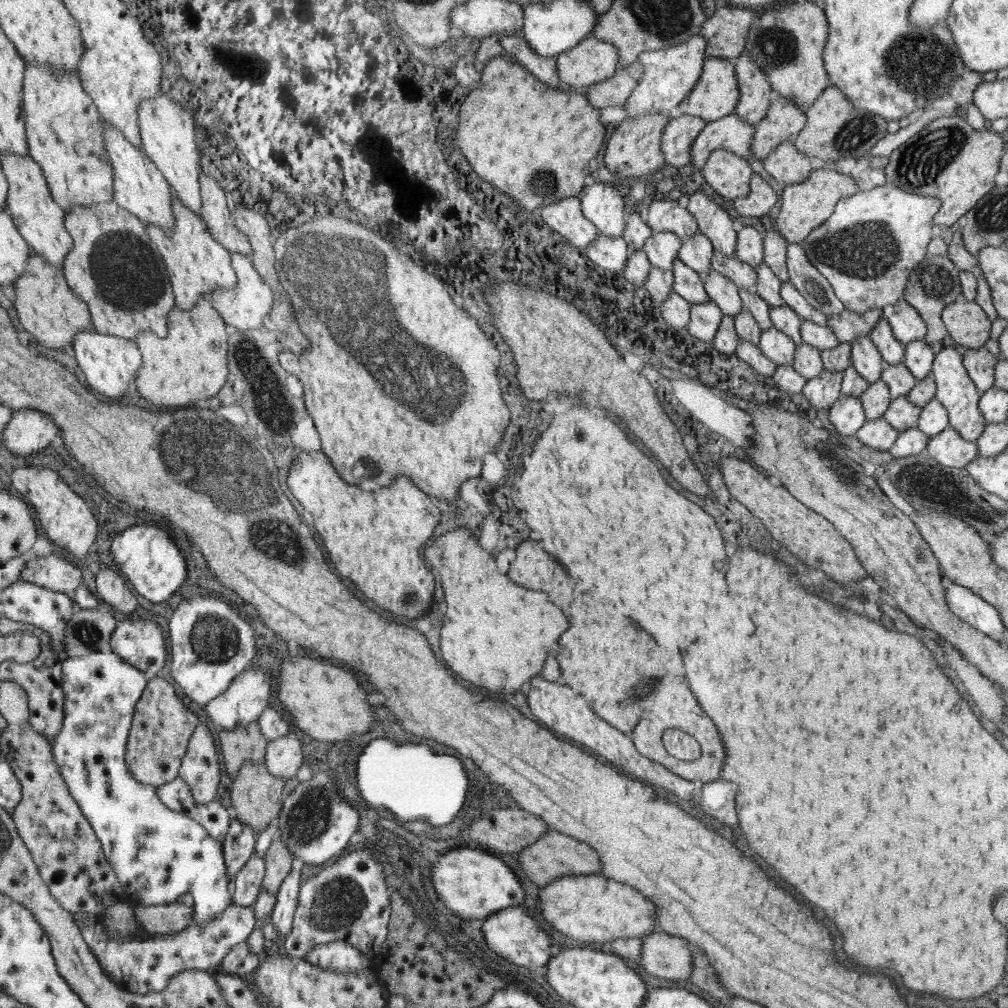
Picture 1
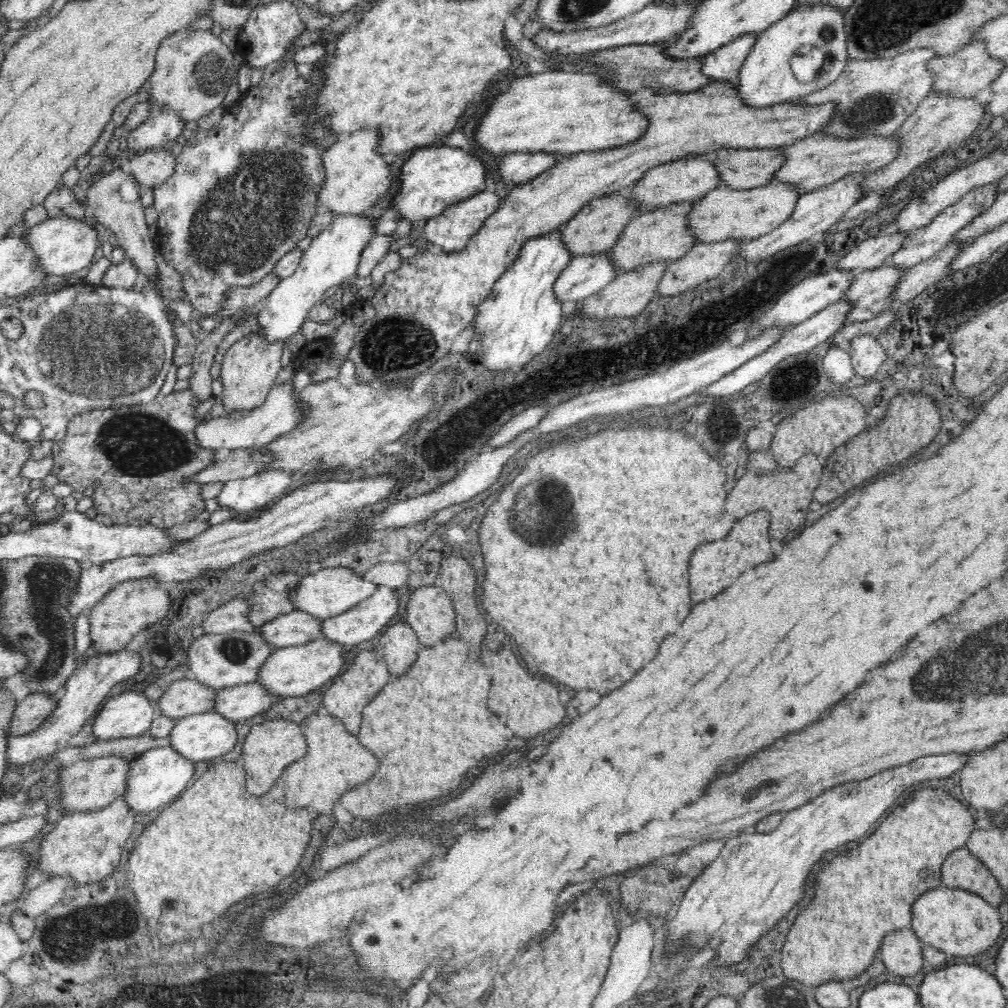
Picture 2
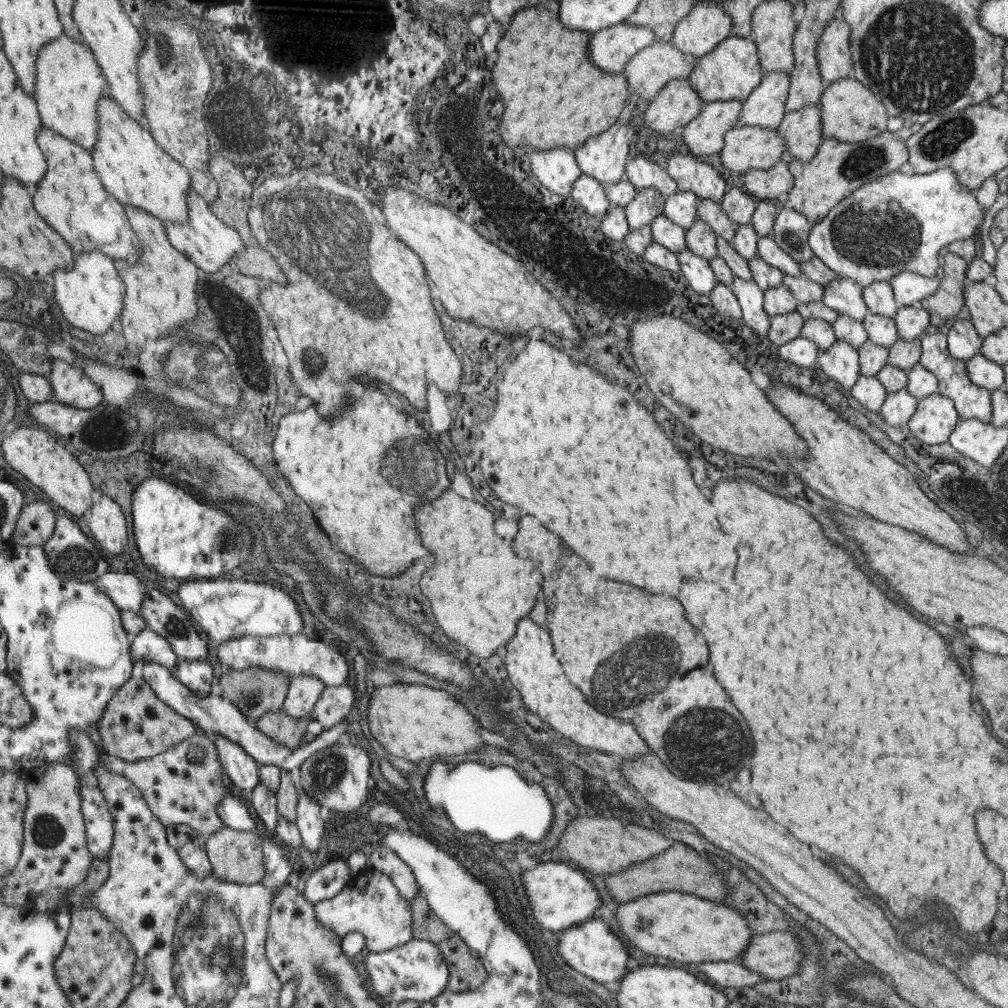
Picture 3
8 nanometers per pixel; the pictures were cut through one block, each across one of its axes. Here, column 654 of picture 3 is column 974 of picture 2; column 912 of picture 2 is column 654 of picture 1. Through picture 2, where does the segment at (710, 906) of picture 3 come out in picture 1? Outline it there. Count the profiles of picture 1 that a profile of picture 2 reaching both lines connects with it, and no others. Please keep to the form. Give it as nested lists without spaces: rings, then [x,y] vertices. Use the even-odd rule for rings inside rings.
[[[601,873],[555,878],[540,887],[542,920],[574,940],[612,942],[619,938],[640,939],[658,929],[657,906],[633,886],[606,878]]]

